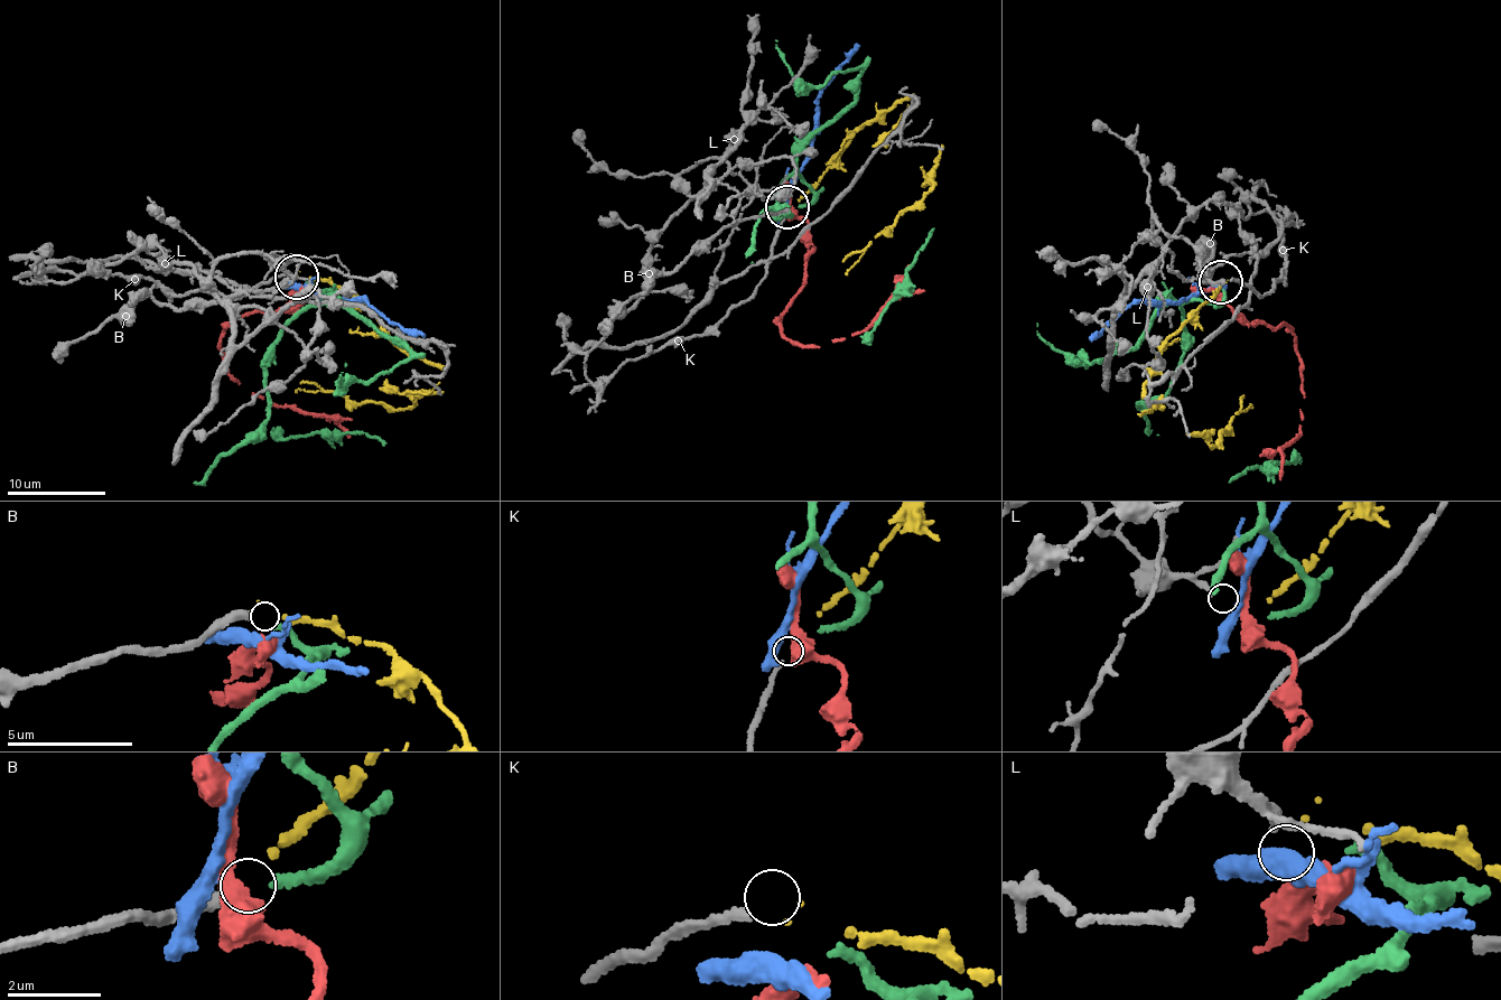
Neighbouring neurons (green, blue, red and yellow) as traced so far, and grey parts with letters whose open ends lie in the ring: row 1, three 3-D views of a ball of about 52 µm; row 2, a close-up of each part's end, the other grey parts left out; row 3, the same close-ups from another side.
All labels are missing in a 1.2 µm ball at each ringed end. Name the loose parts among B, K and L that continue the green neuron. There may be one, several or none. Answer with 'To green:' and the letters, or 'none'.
To green: B

